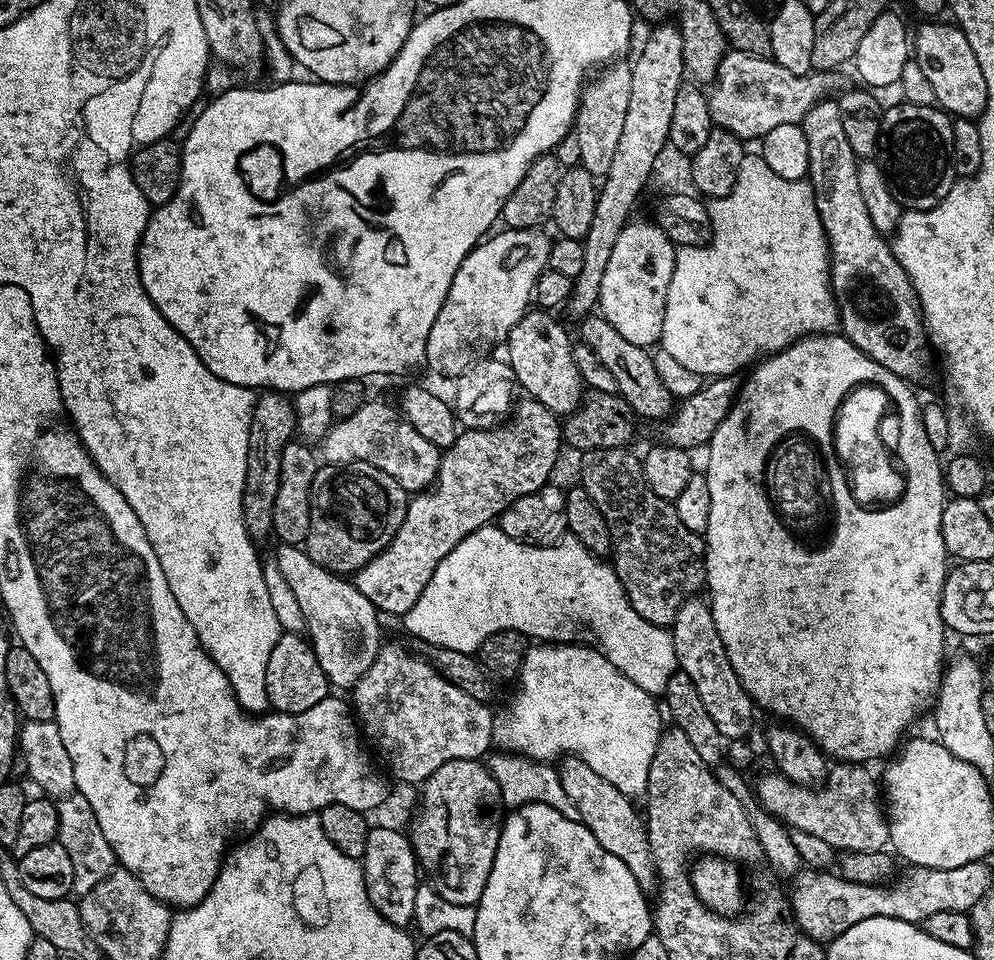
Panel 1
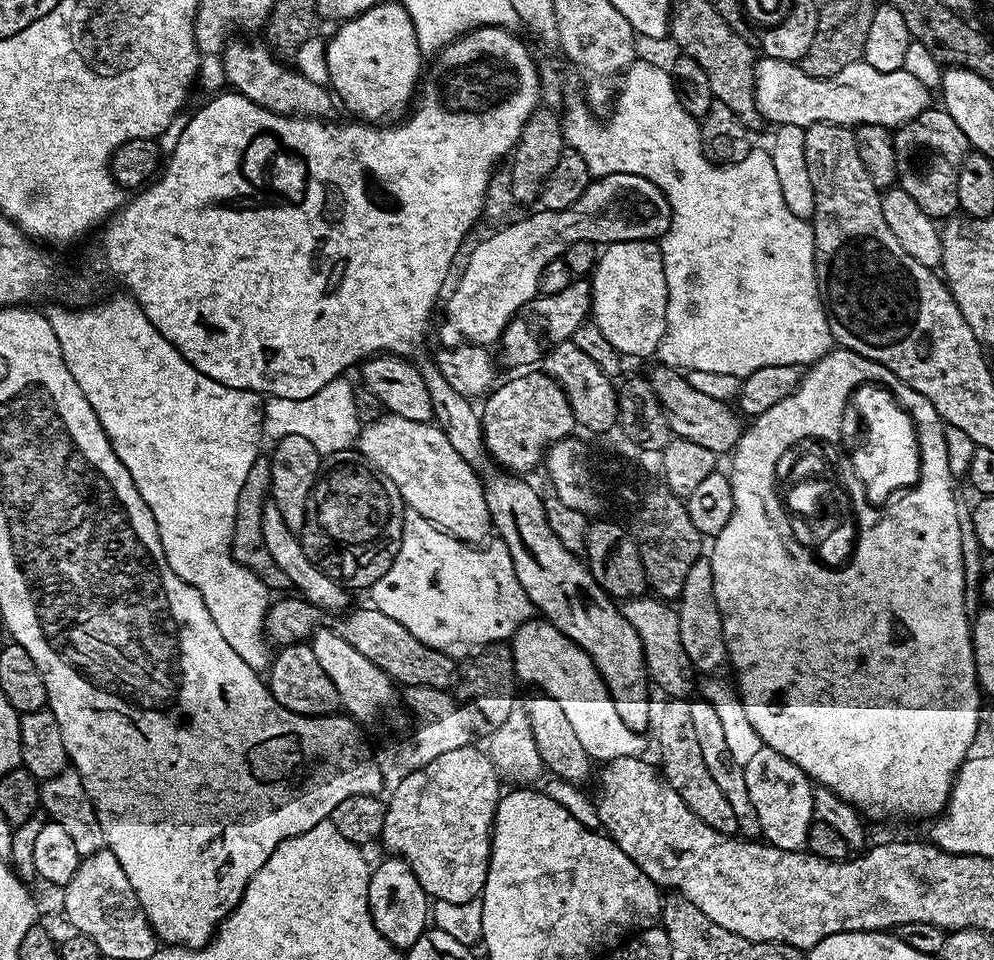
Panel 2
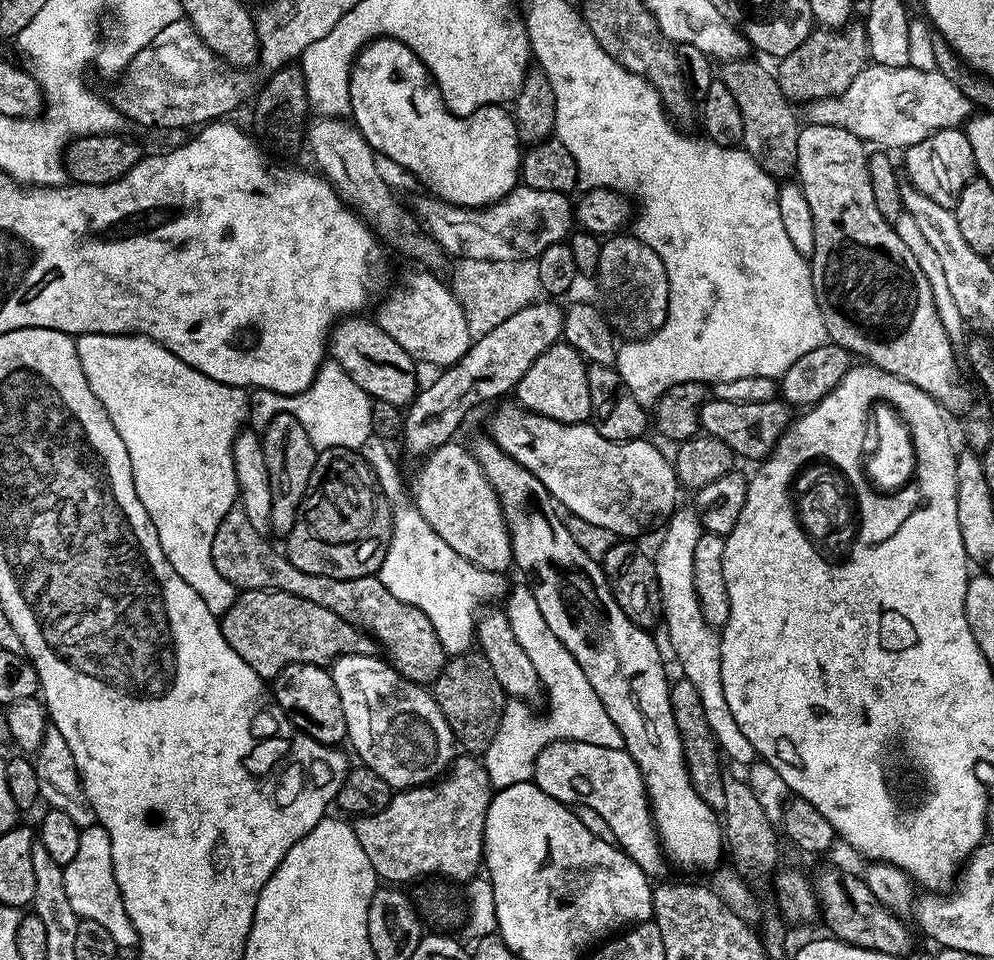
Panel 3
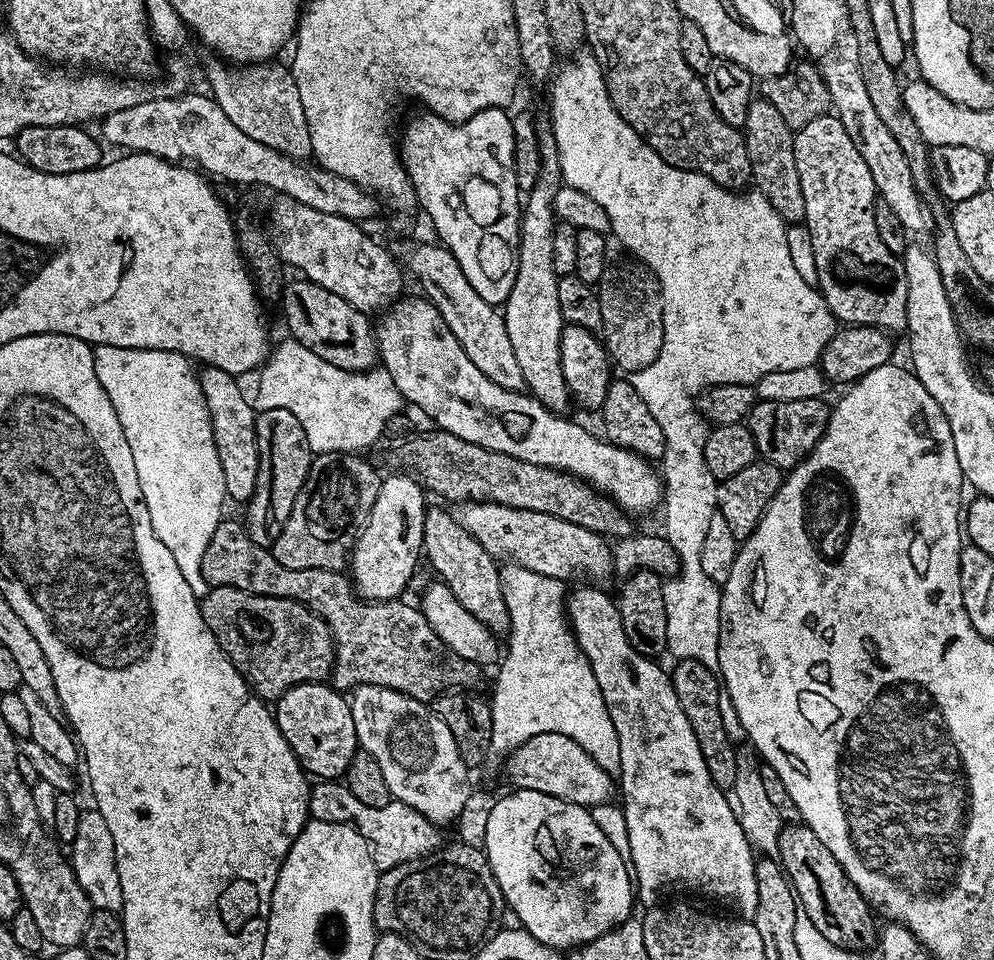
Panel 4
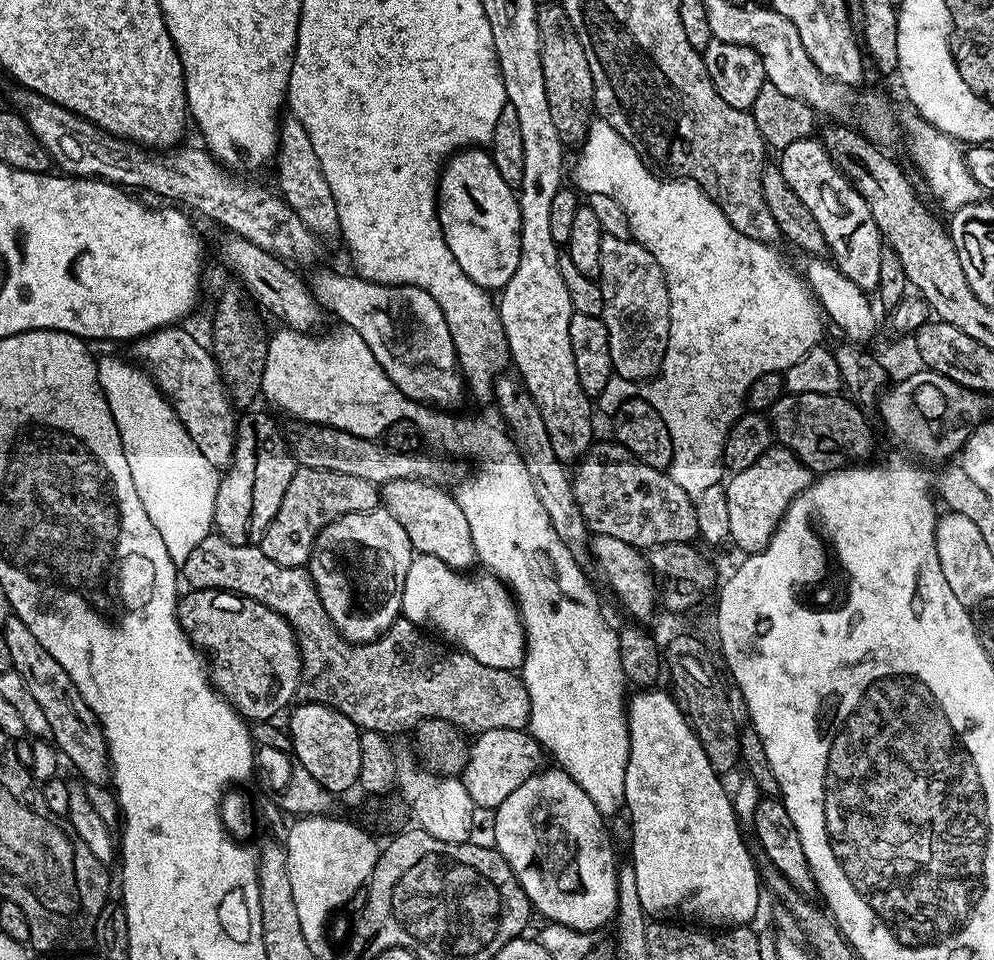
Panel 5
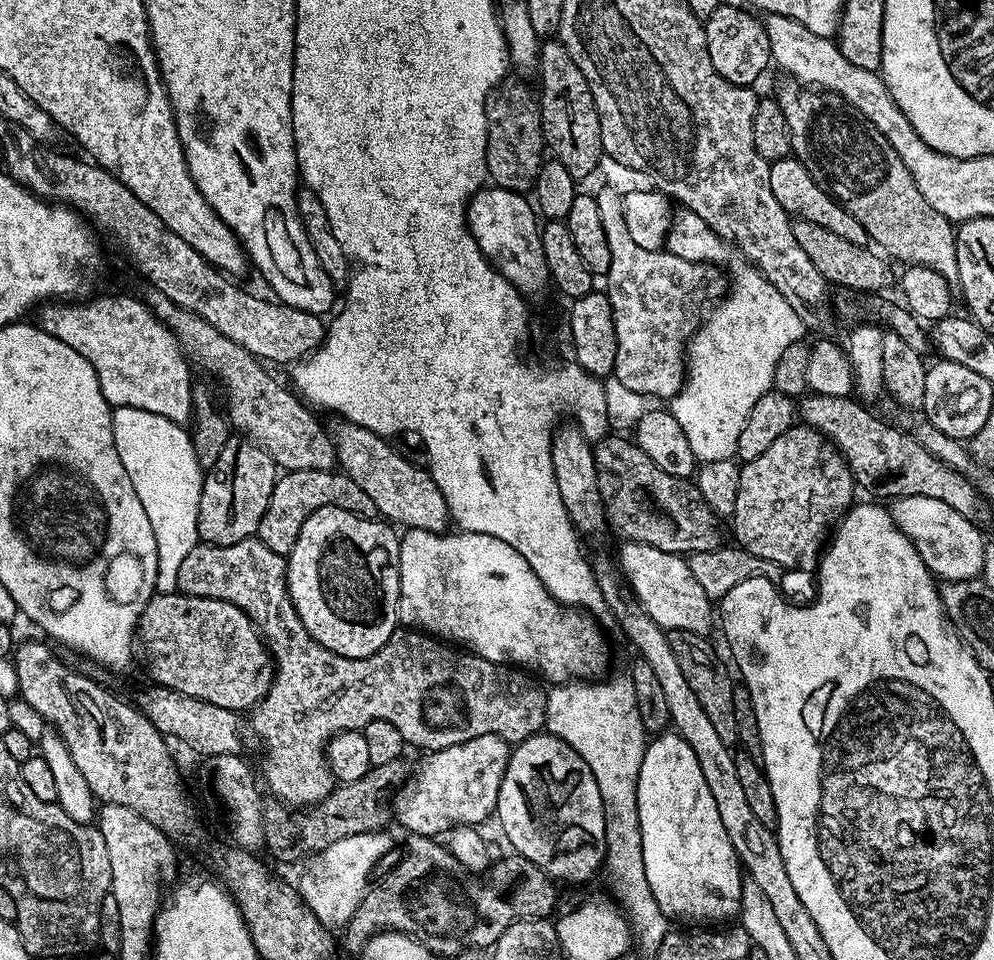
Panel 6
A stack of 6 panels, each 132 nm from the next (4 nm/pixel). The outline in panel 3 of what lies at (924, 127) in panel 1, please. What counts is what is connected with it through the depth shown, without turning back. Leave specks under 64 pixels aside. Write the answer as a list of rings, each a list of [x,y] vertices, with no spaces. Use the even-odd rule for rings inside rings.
[[[963,127],[938,130],[922,138],[922,142],[903,149],[902,156],[911,187],[945,206],[951,205],[960,191],[977,175],[974,150],[970,150],[970,138]]]

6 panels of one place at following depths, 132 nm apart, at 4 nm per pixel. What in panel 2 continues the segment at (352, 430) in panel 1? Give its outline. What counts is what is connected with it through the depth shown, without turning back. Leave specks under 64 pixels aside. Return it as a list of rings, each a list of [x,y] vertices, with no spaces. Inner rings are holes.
[[[391,414],[383,415],[377,420],[370,421],[369,424],[367,421],[361,427],[360,435],[357,436],[355,442],[360,455],[378,470],[382,470],[382,474],[386,474],[386,478],[390,478],[394,486],[398,486],[400,496],[411,511],[422,514],[422,518],[426,518],[436,527],[449,532],[454,538],[466,544],[479,545],[487,541],[493,531],[492,519],[490,510],[486,506],[484,486],[476,469],[468,465],[466,458],[462,458],[462,454],[458,454],[454,446],[450,446],[446,434],[442,434],[442,430],[436,427],[435,423],[410,422],[410,418]]]

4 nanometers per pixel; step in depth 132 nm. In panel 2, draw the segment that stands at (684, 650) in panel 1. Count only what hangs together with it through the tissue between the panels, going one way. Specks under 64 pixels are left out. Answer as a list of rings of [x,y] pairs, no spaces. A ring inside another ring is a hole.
[[[711,559],[696,560],[686,574],[686,582],[682,582],[682,590],[678,597],[678,631],[682,633],[682,647],[686,649],[686,658],[690,658],[697,673],[716,674],[723,664],[725,667],[729,663],[722,614],[714,598],[714,570]]]

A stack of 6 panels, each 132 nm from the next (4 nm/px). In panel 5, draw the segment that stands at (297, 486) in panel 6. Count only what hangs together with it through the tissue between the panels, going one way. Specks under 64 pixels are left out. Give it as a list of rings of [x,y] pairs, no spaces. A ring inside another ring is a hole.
[[[297,467],[294,478],[290,478],[290,486],[286,486],[286,494],[282,494],[282,506],[278,506],[274,522],[266,526],[266,534],[262,534],[258,547],[270,562],[278,562],[278,566],[304,568],[318,534],[326,525],[346,514],[372,512],[381,504],[381,489],[363,478],[338,474],[338,470]]]

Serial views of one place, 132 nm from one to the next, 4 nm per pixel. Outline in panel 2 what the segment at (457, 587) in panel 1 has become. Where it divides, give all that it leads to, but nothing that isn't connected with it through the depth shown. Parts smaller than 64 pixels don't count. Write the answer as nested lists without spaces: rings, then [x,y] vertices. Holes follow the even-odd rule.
[[[411,510],[404,514],[398,554],[390,570],[386,570],[386,574],[372,584],[370,595],[371,607],[382,610],[382,614],[394,618],[394,622],[402,622],[402,626],[406,626],[418,642],[457,658],[467,658],[483,645],[507,641],[534,616],[530,598],[526,590],[522,590],[518,574],[514,574],[510,550],[499,538],[483,546],[466,544]],[[645,594],[635,600],[623,601],[624,617],[634,626],[642,642],[644,661],[648,667],[648,678],[656,684],[668,698],[688,698],[693,695],[698,684],[698,673],[693,668],[690,658],[686,658],[686,649],[682,647],[682,633],[678,631],[678,611],[671,603],[655,595]]]

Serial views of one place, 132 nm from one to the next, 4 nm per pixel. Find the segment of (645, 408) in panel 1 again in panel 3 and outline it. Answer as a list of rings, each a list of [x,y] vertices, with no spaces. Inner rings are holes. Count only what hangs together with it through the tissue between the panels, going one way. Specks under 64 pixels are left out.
[[[709,398],[700,408],[700,426],[707,435],[718,438],[730,446],[737,457],[763,461],[771,456],[772,448],[780,441],[780,435],[789,427],[789,405],[777,398],[770,402],[730,402]]]

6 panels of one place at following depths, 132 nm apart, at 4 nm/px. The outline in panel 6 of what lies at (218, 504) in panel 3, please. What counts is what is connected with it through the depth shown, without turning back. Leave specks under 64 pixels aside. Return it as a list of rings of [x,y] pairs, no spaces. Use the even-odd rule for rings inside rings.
[[[112,408],[112,429],[118,458],[122,458],[122,466],[126,466],[130,482],[134,482],[134,494],[138,494],[138,502],[142,502],[146,510],[150,526],[154,526],[154,538],[160,555],[160,569],[156,575],[157,589],[165,592],[177,591],[178,566],[182,558],[186,558],[186,554],[190,554],[190,550],[194,550],[200,540],[198,502],[204,485],[205,469],[200,467],[199,460],[195,456],[191,435],[170,418],[162,418],[162,414],[150,414],[150,410],[137,408]]]

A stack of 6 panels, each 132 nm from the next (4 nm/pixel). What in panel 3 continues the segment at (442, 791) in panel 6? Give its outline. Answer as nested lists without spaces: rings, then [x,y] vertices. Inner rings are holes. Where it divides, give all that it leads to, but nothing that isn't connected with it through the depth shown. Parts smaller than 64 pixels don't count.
[[[551,740],[540,751],[534,766],[532,780],[550,798],[569,806],[583,806],[594,810],[606,822],[611,839],[623,848],[629,858],[645,872],[649,878],[656,875],[666,865],[664,849],[660,846],[660,837],[656,835],[656,823],[652,820],[652,806],[648,802],[648,794],[644,791],[644,779],[638,770],[638,762],[630,758],[625,748],[607,748],[606,746],[590,746],[590,742],[577,740]]]

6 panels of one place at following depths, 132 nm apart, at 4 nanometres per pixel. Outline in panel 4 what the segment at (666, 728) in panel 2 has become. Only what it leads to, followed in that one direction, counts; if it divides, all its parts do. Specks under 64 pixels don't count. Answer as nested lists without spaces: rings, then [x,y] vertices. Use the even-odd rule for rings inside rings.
[[[676,660],[670,668],[674,694],[678,694],[678,702],[682,702],[682,714],[690,718],[690,730],[694,730],[694,738],[698,738],[698,750],[702,750],[702,758],[706,758],[706,770],[710,770],[710,778],[718,787],[731,790],[735,782],[735,752],[737,745],[726,734],[726,726],[722,723],[724,708],[722,700],[722,684],[713,669],[702,666],[697,660]]]

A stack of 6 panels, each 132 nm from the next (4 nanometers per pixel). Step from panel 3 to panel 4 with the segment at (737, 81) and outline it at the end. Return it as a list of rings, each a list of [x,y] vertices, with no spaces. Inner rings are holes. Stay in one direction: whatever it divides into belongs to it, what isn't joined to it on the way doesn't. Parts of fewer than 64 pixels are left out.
[[[763,98],[753,99],[748,106],[743,126],[744,141],[752,167],[755,191],[761,192],[783,218],[785,225],[799,225],[804,219],[802,181],[798,178],[798,166],[794,162],[794,130]]]

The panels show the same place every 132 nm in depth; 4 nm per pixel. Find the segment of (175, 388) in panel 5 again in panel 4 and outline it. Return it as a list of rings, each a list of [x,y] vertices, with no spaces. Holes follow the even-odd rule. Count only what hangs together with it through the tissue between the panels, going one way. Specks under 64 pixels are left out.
[[[207,366],[199,369],[202,394],[206,398],[208,413],[212,419],[214,446],[218,450],[218,462],[222,462],[224,495],[229,501],[237,500],[240,506],[247,505],[258,482],[258,438],[256,437],[257,409],[253,401],[244,397],[241,381],[226,370]]]

